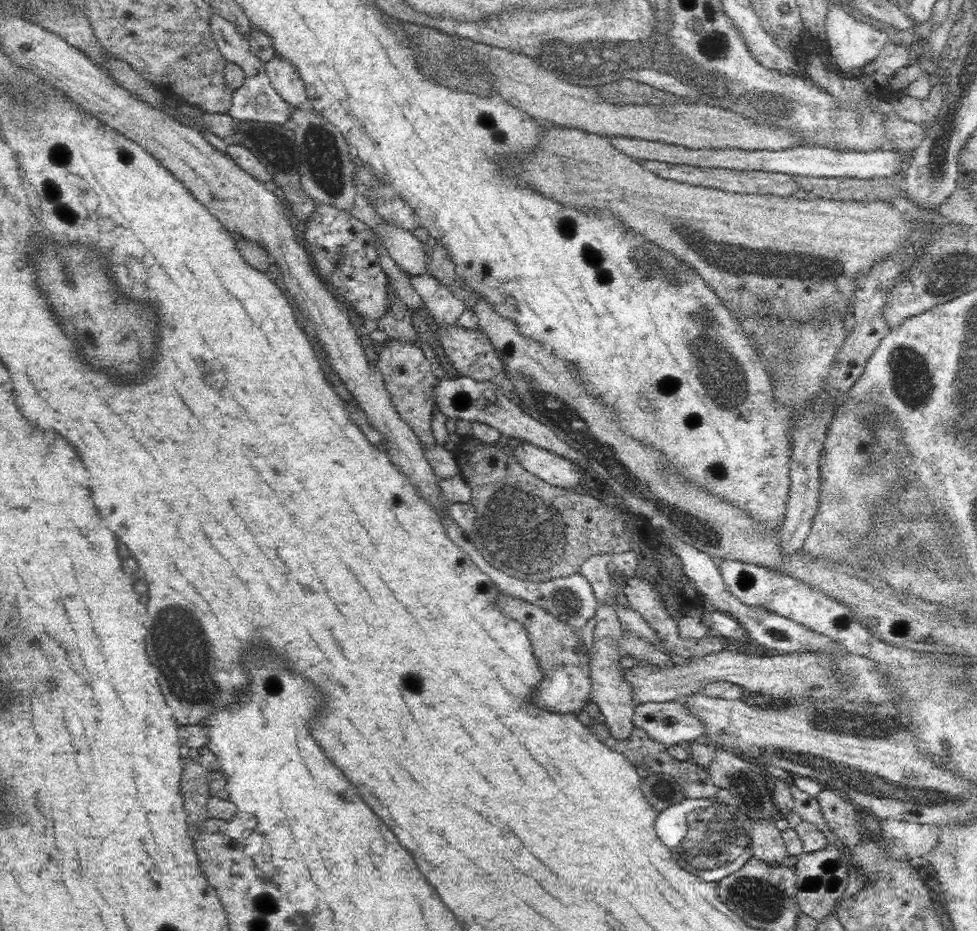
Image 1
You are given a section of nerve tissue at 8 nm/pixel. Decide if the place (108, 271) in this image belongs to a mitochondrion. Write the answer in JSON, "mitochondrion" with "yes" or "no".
{"mitochondrion":"no"}

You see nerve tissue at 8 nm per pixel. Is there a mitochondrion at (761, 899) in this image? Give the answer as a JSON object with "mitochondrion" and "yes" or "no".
{"mitochondrion":"yes"}

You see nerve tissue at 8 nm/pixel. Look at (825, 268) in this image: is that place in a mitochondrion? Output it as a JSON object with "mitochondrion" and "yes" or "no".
{"mitochondrion":"no"}

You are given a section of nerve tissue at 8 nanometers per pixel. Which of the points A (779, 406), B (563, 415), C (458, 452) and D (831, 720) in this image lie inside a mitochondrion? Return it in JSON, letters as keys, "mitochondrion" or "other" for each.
{"A":"other","B":"mitochondrion","C":"other","D":"mitochondrion"}

